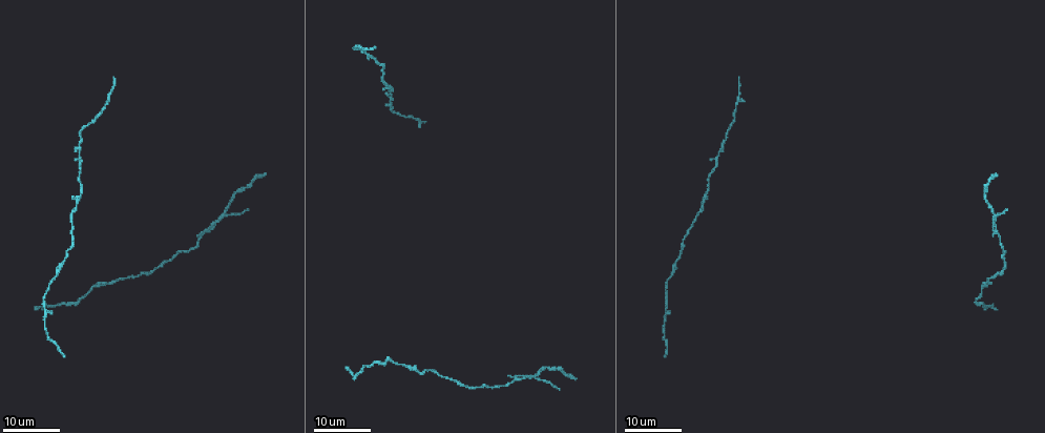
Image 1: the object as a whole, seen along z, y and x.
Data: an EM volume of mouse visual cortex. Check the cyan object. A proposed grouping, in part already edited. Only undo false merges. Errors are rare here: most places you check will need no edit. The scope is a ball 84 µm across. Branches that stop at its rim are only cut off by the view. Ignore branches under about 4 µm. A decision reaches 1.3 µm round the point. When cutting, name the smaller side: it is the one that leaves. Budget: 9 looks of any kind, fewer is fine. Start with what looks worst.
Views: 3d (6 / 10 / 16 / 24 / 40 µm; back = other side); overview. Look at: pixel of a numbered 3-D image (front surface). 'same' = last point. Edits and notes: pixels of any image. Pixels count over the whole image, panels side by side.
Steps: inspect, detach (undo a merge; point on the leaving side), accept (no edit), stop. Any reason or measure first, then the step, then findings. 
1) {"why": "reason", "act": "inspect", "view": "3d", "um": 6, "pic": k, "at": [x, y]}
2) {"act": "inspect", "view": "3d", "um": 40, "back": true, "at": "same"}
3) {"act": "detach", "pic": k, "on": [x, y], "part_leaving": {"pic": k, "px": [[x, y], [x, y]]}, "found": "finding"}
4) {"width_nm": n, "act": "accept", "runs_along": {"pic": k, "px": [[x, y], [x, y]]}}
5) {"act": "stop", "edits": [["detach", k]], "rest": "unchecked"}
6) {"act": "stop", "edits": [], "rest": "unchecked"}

{"why": "two arms in line, one across", "act": "inspect", "view": "3d", "um": 16, "pic": 1, "at": [47, 313]}

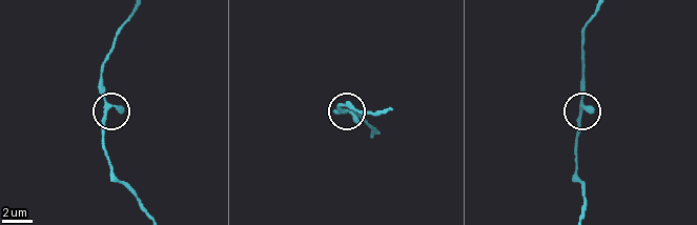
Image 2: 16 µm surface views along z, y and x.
{"act": "inspect", "view": "3d", "um": 10, "pic": 2, "at": [103, 112]}

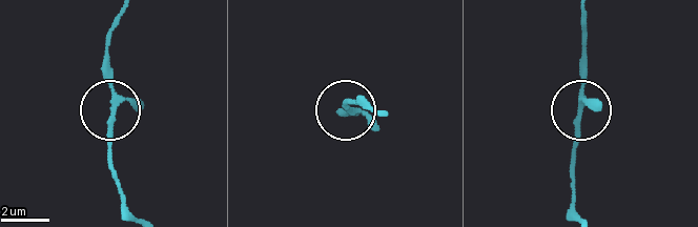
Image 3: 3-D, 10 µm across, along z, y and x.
{"arms": 3, "act": "accept", "found": "all the same neuron"}

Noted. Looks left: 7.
{"why": "two arms in line, one across", "act": "inspect", "view": "3d", "um": 24, "pic": 1, "at": [107, 104]}

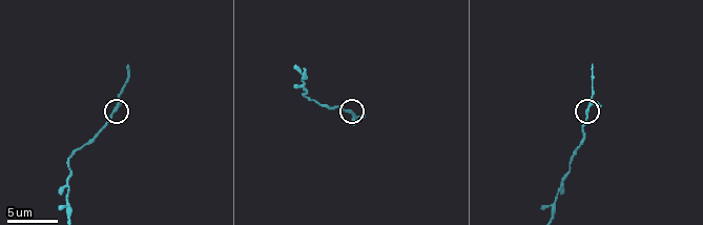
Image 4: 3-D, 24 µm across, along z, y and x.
{"act": "inspect", "view": "3d", "um": 6, "pic": 4, "at": [348, 113]}

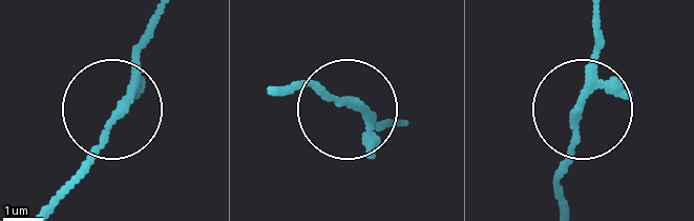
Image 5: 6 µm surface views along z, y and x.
{"arms": 3, "act": "accept", "runs_along": {"pic": 5, "px": [[140, 94], [120, 104], [100, 154], [49, 204]]}, "found": "continuous, no second neuron"}

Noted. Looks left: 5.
{"act": "inspect", "view": "3d", "um": 16, "pic": 1, "at": [233, 192]}

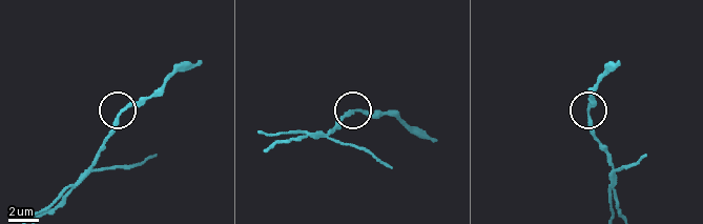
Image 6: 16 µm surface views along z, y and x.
{"act": "inspect", "view": "3d", "um": 6, "pic": 6, "at": [125, 110]}

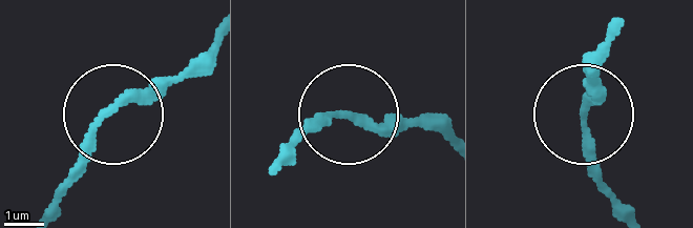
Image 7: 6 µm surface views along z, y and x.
{"width_nm": 190, "act": "accept", "found": "all the same neuron"}

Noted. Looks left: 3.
{"why": "calibre changes", "act": "inspect", "view": "3d", "um": 16, "pic": 1, "at": [406, 367]}

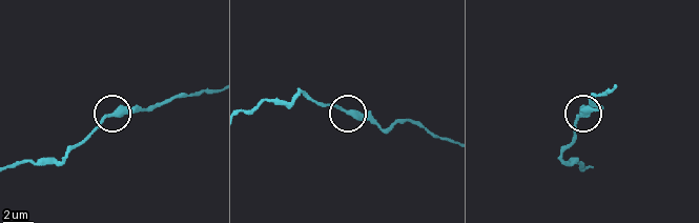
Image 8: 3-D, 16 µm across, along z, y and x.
{"act": "inspect", "view": "3d", "um": 10, "pic": 8, "at": [348, 110]}

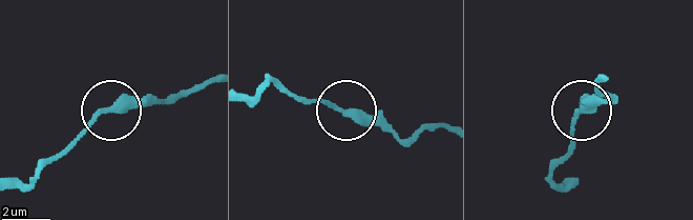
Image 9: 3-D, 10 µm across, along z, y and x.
{"act": "accept", "runs_along": {"pic": 9, "px": [[209, 81], [167, 101], [112, 105], [55, 159]]}, "found": "all the same neuron"}

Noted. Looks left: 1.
{"act": "stop", "edits": [], "rest": "unchecked"}

